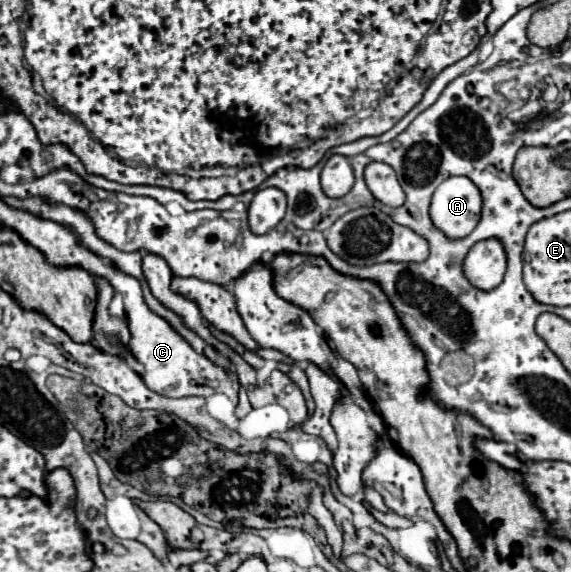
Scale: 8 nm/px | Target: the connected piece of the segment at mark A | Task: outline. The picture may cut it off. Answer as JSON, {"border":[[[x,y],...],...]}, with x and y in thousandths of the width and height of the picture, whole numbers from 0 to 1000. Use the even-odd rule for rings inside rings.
{"border":[[[786,309],[758,337],[751,376],[783,418],[811,418],[842,379],[839,330],[818,309]]]}

